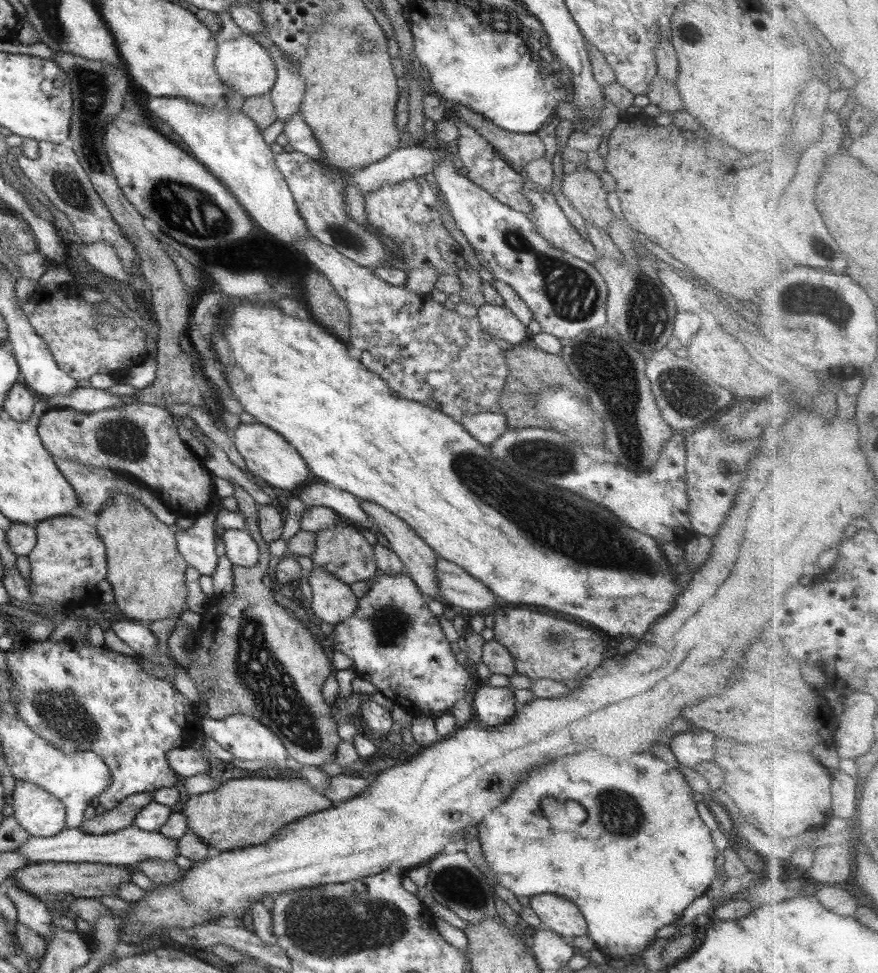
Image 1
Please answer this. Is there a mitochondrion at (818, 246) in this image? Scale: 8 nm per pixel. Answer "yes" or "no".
yes

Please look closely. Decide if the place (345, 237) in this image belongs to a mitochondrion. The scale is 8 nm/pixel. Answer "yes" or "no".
yes

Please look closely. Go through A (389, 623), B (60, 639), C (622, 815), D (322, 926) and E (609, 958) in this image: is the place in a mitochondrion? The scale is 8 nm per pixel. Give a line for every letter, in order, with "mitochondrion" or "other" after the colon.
A: mitochondrion
B: other
C: mitochondrion
D: mitochondrion
E: other

